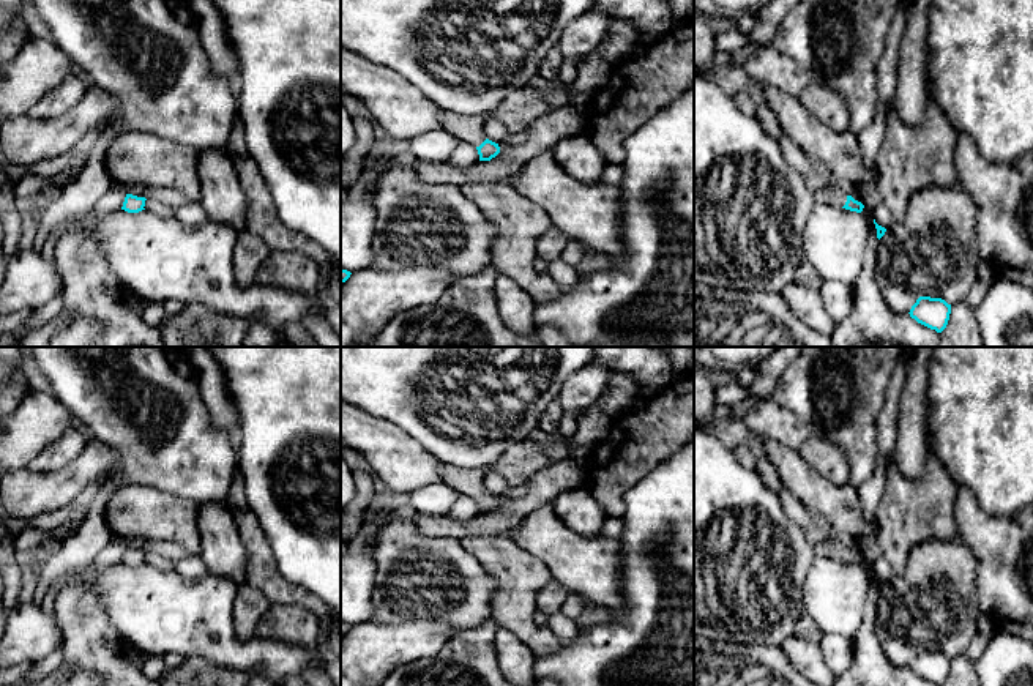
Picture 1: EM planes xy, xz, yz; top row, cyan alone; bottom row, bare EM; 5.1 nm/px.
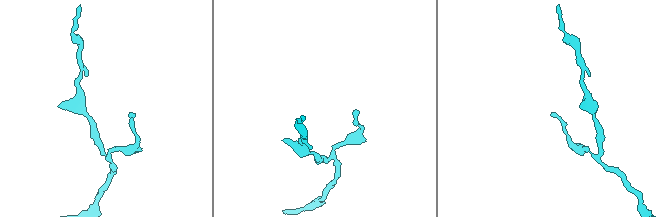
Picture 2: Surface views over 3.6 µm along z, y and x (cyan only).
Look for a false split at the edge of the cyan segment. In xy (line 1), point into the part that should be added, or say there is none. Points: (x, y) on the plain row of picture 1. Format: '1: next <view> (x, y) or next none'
1: next none

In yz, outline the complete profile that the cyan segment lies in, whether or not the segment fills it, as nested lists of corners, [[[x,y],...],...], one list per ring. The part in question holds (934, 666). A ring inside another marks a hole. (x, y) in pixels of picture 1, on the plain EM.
[[[919,650],[908,667],[918,677],[942,686],[948,678],[951,658],[942,651]]]

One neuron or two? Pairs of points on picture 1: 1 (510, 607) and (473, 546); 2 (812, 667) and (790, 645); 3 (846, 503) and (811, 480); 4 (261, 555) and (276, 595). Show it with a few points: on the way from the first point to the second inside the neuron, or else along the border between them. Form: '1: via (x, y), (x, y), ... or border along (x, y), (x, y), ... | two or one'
1: via (510, 592), (510, 577), (489, 557) | one
2: via (808, 663), (795, 650) | one
3: via (838, 503), (819, 488) | one
4: via (261, 565), (262, 573), (273, 585) | one

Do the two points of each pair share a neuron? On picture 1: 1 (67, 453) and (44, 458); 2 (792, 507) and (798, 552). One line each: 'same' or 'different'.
1: same
2: different

